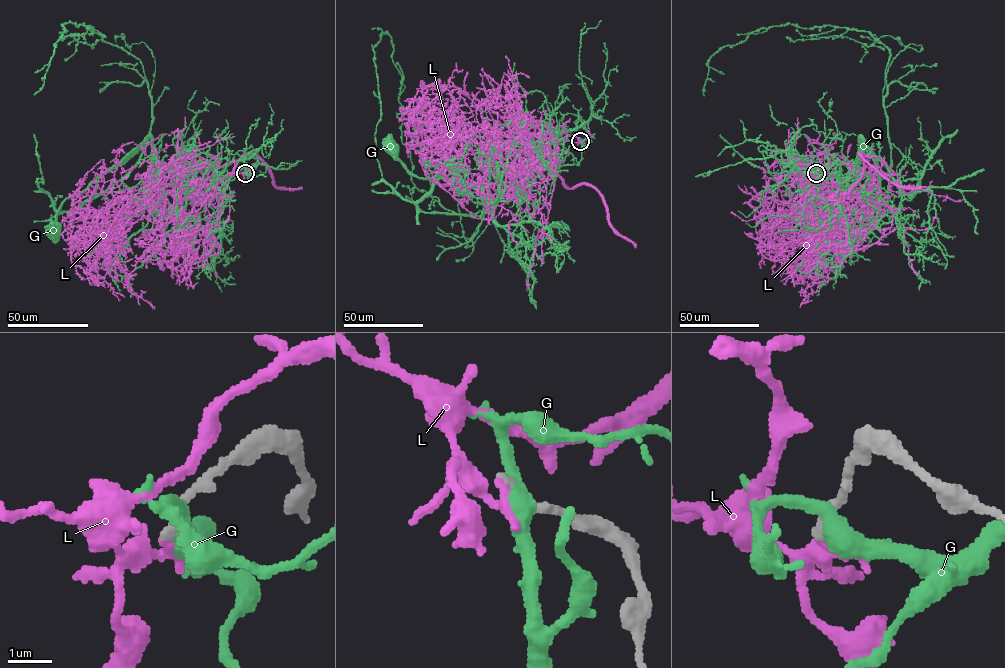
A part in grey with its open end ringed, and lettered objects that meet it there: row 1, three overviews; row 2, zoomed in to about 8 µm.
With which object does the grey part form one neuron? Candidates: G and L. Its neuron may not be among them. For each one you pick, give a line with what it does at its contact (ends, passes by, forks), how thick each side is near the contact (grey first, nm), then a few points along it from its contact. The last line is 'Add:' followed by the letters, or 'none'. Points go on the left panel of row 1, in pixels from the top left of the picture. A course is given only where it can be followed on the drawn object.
Add: none

